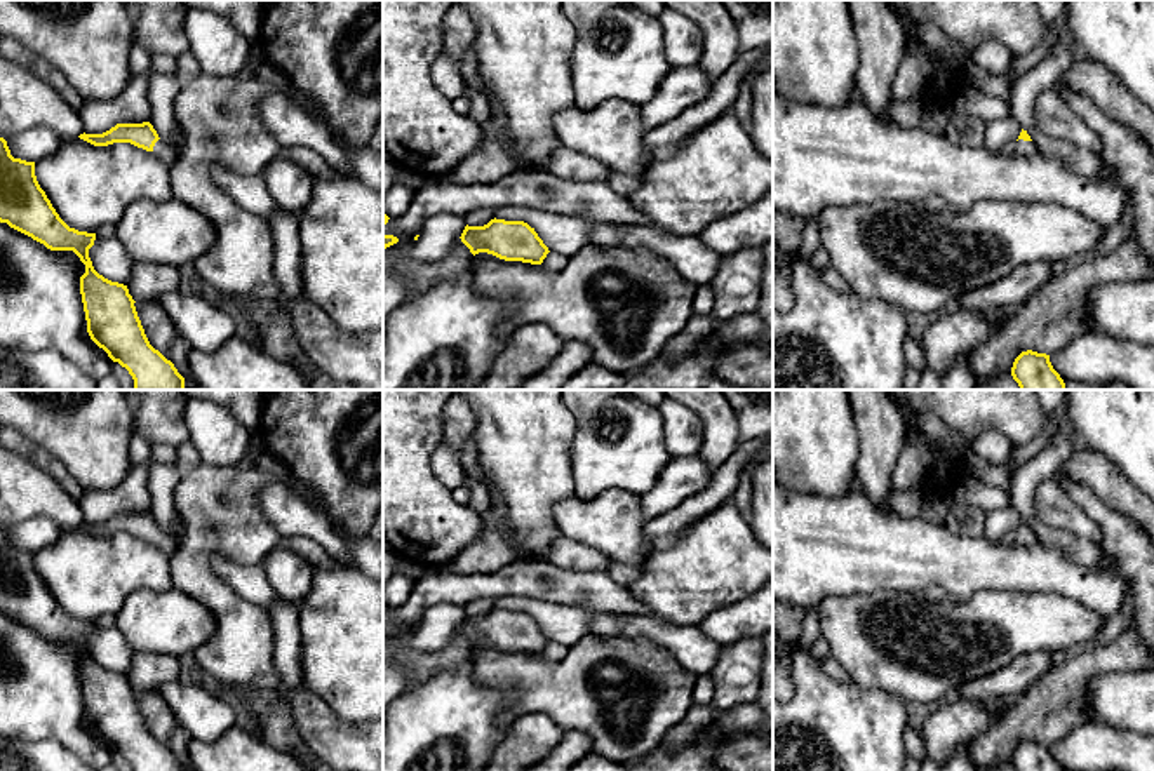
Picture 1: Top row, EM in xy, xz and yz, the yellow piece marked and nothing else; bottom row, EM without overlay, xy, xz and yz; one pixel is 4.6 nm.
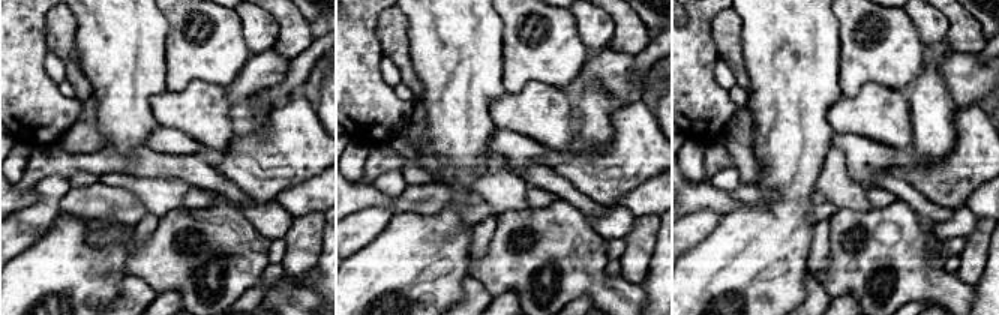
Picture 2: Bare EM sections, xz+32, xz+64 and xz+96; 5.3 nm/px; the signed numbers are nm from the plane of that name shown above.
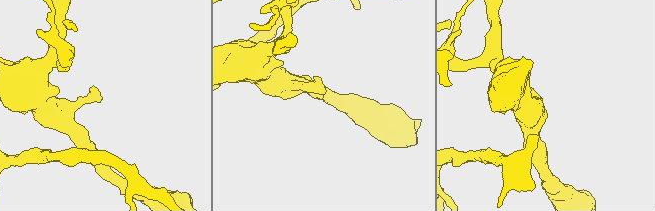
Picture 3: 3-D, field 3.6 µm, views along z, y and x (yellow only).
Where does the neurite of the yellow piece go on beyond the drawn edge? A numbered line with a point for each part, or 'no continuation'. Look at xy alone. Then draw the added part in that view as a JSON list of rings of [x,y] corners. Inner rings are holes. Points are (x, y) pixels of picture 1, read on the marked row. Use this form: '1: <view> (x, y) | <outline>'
1: xy (167, 154) | [[[158,139],[153,146],[153,155],[157,155],[169,169],[174,167],[178,160],[178,148],[167,144],[165,141]]]

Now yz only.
1: yz (1020, 148) | [[[1018,139],[1006,146],[1006,153],[1016,157],[1030,157],[1036,153],[1036,144],[1032,141]]]

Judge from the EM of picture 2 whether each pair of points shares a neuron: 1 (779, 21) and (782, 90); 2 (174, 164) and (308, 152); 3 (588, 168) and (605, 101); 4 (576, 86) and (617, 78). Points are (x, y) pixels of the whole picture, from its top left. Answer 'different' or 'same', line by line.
1: same
2: different
3: different
4: same

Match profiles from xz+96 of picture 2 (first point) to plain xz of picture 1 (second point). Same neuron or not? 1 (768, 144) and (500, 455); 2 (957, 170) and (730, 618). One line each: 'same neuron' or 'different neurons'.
1: same neuron
2: different neurons

